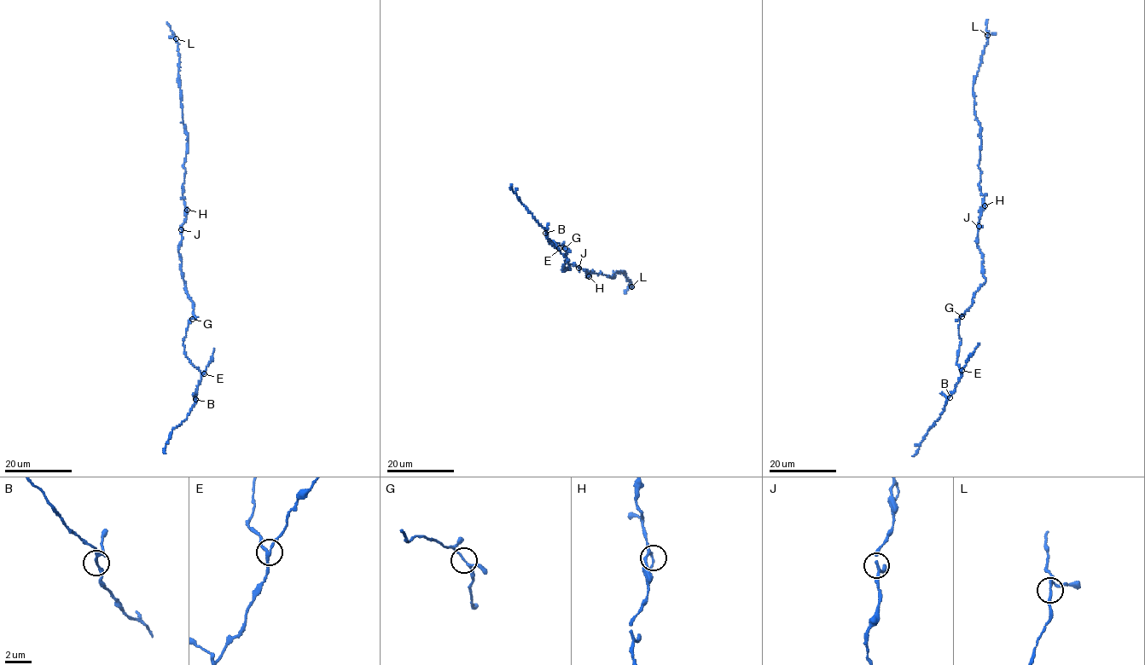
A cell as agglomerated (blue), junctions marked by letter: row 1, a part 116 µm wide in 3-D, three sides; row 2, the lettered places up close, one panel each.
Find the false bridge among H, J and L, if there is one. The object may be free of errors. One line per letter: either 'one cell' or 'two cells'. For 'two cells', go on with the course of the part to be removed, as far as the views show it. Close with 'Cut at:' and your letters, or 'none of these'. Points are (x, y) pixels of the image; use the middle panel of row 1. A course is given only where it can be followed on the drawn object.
H: one cell
J: one cell
L: one cell
Cut at: none of these

